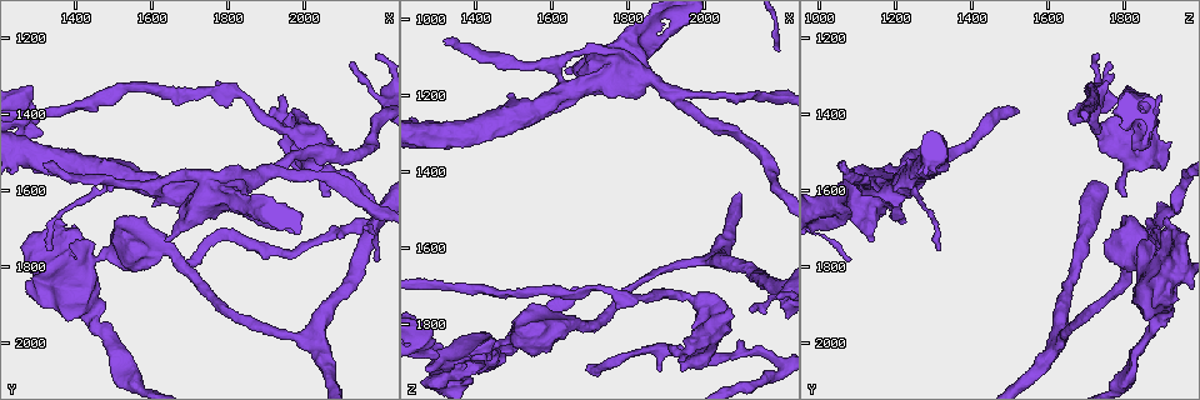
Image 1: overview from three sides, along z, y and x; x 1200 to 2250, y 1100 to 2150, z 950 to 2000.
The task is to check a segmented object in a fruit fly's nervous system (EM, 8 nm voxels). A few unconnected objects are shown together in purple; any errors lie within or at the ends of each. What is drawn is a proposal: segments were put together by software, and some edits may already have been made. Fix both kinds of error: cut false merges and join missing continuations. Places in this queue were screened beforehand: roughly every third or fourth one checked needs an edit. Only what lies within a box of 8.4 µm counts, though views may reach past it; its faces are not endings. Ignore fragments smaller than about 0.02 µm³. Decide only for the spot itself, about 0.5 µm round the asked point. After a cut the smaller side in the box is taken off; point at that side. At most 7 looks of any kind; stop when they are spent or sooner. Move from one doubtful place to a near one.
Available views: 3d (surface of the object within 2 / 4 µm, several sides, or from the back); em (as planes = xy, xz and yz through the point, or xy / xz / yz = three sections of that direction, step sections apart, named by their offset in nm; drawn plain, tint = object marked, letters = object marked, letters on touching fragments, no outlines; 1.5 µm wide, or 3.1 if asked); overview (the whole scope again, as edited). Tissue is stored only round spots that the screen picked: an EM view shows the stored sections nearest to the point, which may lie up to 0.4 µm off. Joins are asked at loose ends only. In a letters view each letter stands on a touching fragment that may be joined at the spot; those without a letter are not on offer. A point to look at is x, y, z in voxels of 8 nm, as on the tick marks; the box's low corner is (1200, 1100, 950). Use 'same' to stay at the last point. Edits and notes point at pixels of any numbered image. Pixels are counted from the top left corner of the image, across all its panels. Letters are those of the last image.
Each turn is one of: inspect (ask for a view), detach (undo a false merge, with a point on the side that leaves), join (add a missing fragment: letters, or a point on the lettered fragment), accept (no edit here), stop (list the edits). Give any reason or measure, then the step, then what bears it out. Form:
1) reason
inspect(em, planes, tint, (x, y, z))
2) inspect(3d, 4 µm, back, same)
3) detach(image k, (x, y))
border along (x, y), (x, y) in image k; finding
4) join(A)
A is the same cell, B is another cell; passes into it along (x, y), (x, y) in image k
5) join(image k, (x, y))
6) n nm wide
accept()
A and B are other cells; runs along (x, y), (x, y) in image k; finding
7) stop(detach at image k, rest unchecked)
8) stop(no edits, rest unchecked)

free end
inspect(em, xy, step 4, tint, (2055, 1615, 1800))

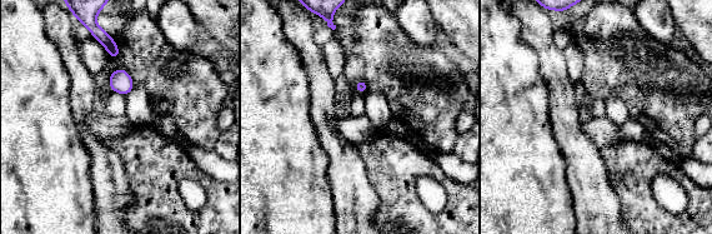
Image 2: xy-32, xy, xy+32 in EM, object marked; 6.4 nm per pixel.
cut it another way
inspect(em, planes, letters, same)

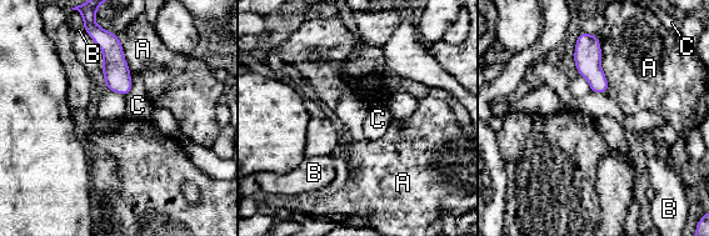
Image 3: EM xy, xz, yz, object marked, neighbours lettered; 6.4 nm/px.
A touches over 380 nm
accept()
A, B and C are other cells; none of them fits

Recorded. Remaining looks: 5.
end of a long branch
inspect(3d, 4 µm, (1310, 1535, 1060))

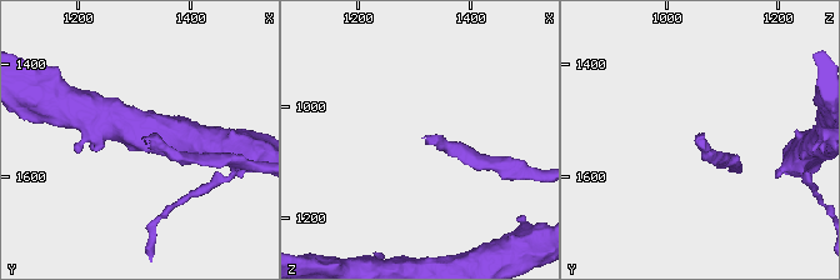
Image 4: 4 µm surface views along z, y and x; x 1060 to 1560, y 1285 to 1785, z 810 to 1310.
inspect(em, planes, letters, (1320, 1535, 1050))

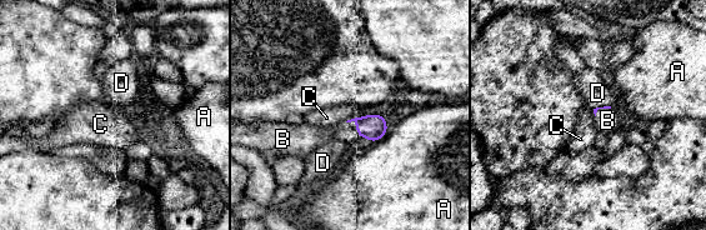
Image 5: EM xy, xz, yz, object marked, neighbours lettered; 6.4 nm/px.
join(B)
B is the same cell, A, C and D are other cells; it goes on there

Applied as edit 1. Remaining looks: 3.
inspect(em, planes, letters, (1630, 1605, 1190))

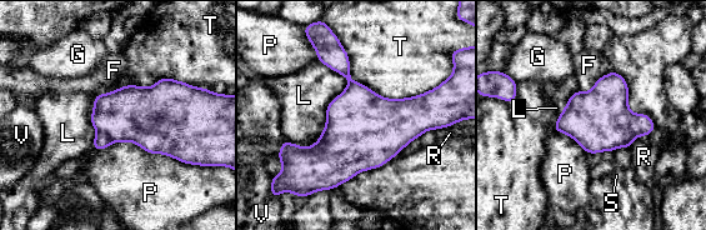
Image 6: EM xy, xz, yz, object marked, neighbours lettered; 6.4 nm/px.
detach(image 6, (101, 140))
F, G, L, P, R, S, T and V are other cells; border along (98, 131), (103, 131), (111, 141) in image 6; a second neuron is stuck on

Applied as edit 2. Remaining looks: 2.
stop(join at image 5, detach at image 6, rest unchecked)

